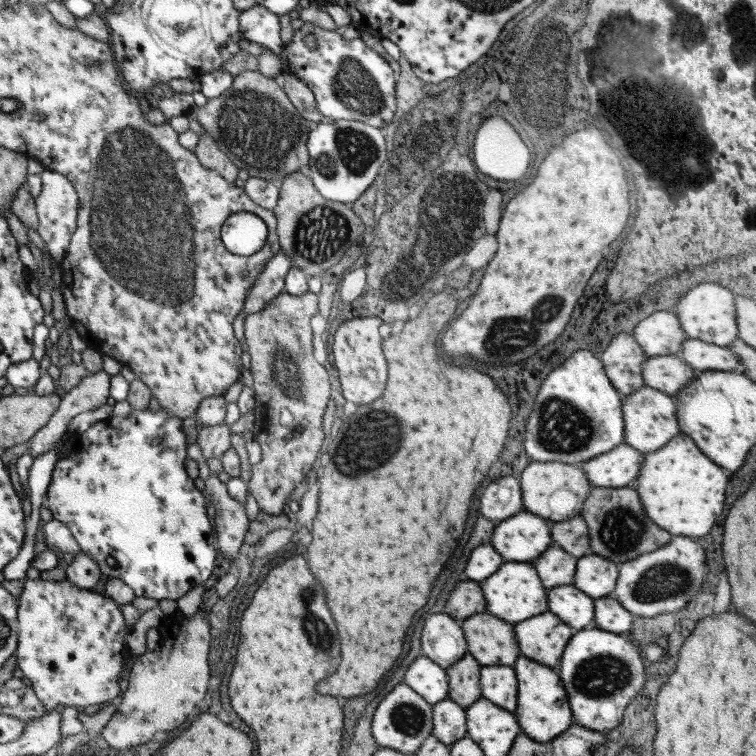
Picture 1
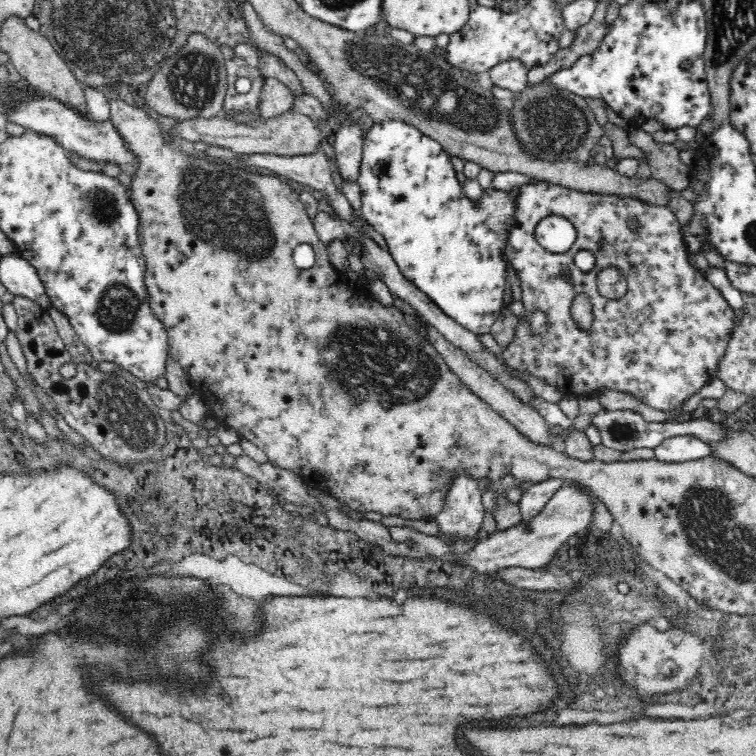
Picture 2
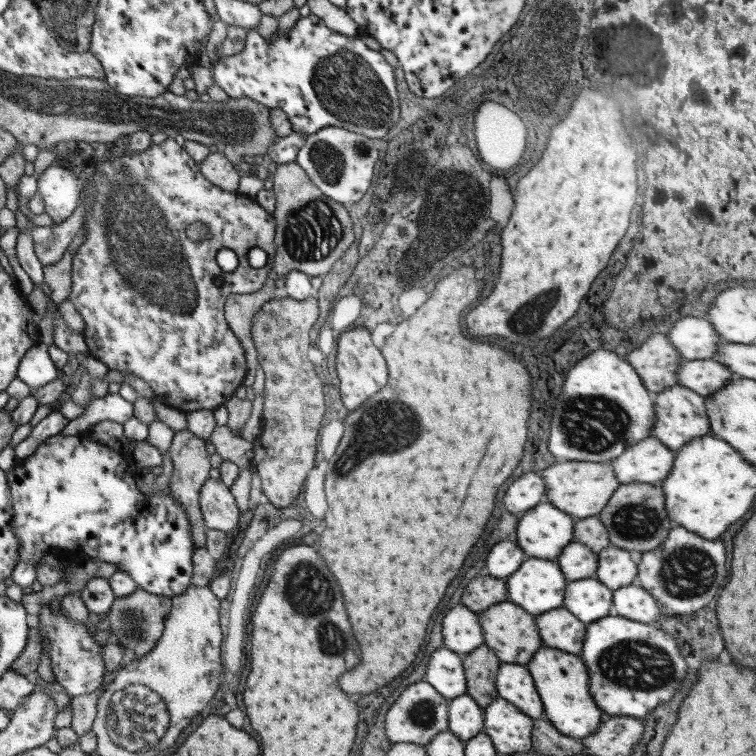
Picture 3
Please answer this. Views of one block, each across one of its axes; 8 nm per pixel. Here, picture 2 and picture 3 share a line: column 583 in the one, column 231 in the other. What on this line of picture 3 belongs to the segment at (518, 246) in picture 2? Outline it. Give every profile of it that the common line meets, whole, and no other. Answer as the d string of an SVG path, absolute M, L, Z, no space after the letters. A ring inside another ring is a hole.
M167 138L167 139L165 139L165 140L163 140L163 142L162 142L162 143L159 143L159 144L153 144L153 143L151 143L151 144L150 144L150 145L149 145L149 146L146 146L146 147L145 147L145 149L143 149L143 150L141 150L141 151L139 151L139 152L137 152L137 153L133 153L133 155L125 155L125 153L123 153L123 154L122 154L122 155L121 155L121 156L112 156L112 155L111 155L111 154L110 154L110 153L109 153L109 157L108 157L108 158L107 158L107 160L103 160L103 161L100 161L100 162L99 162L99 163L98 163L98 164L97 164L97 167L95 167L95 171L93 171L93 174L91 174L91 176L89 176L89 177L88 177L88 178L87 178L87 179L86 179L86 180L89 180L89 182L91 182L91 193L90 193L90 196L88 196L88 202L89 202L89 203L90 203L90 204L88 204L88 208L86 208L86 210L84 210L84 214L83 214L83 226L82 226L82 230L85 230L85 237L83 237L83 243L81 243L81 244L80 244L80 245L79 245L79 246L78 246L78 247L77 247L77 250L76 250L76 251L75 251L75 252L74 252L74 254L73 254L73 255L72 255L72 256L71 256L71 268L70 268L70 274L71 274L71 286L70 286L70 293L69 293L69 296L68 296L68 300L69 300L69 302L71 302L71 304L73 304L73 308L75 308L75 310L77 310L77 314L79 314L79 316L81 316L81 320L83 320L83 324L84 324L84 328L83 328L83 330L82 330L82 334L83 334L83 341L84 341L84 344L85 344L85 347L86 347L86 350L87 350L87 353L88 353L88 356L89 356L89 357L93 357L93 358L96 358L96 359L97 359L97 360L99 360L99 361L101 361L101 362L102 362L102 363L103 363L103 364L104 364L104 365L105 365L105 366L106 366L106 367L107 367L107 368L108 368L108 370L111 370L111 369L113 369L113 370L116 370L116 371L118 371L118 372L123 372L123 371L127 371L127 372L129 372L129 373L133 373L133 375L135 375L135 376L139 376L139 378L141 378L141 379L143 379L143 382L145 382L145 384L147 384L147 385L149 385L149 388L150 388L150 389L151 389L151 392L153 392L153 394L155 394L155 399L156 399L156 400L157 400L157 401L159 401L159 402L160 402L160 403L163 403L163 404L165 404L165 406L168 406L168 407L173 407L173 408L174 408L174 409L177 409L177 410L178 410L178 411L181 411L181 412L182 412L182 413L188 413L188 412L191 412L191 411L194 411L194 410L205 410L205 409L212 409L212 410L214 410L214 409L216 409L216 408L217 408L217 407L218 407L218 406L219 406L219 405L223 405L223 404L224 404L224 402L225 402L225 401L226 401L226 400L227 400L227 399L228 399L228 398L231 398L231 397L232 397L232 396L233 396L233 394L234 394L234 392L235 392L235 391L236 391L236 390L237 390L237 387L238 387L238 386L239 386L239 385L241 385L241 382L242 382L242 380L243 380L243 376L245 376L245 373L246 373L246 361L245 361L245 360L244 360L244 350L243 350L243 346L241 346L241 342L239 342L239 340L237 340L237 337L235 337L235 335L234 335L234 334L233 334L233 332L231 332L231 329L230 329L230 328L229 328L229 327L228 327L228 324L227 324L227 323L226 323L226 322L225 322L225 319L224 319L224 311L223 311L223 306L224 306L224 304L225 304L225 301L226 301L226 300L227 300L227 297L228 297L228 296L229 296L229 295L230 295L230 294L251 294L251 293L253 293L253 292L257 292L257 289L260 289L260 288L261 288L261 286L263 286L263 282L265 282L265 280L267 280L267 278L268 278L268 277L269 277L269 276L270 276L270 275L272 275L272 273L271 273L271 270L272 270L272 268L271 268L271 266L272 266L272 265L273 265L273 262L274 262L274 257L275 257L275 245L274 245L274 242L273 242L273 240L274 240L274 236L275 236L275 233L274 233L274 228L275 228L275 219L274 219L274 218L273 218L273 215L272 215L272 213L268 213L268 212L267 212L267 211L266 211L266 210L263 210L263 208L261 208L261 207L260 207L260 206L259 206L259 205L258 205L258 204L257 204L257 203L256 203L256 202L255 202L255 200L254 200L254 197L253 197L253 196L249 196L249 195L243 195L243 194L242 194L242 193L237 193L237 192L227 192L227 191L224 191L224 190L223 190L223 189L222 189L222 188L219 188L219 187L218 187L218 186L215 186L215 185L214 185L214 184L211 184L211 183L210 183L210 182L209 182L209 181L207 181L207 179L205 179L205 177L203 177L203 175L202 175L202 174L201 174L201 173L200 173L200 171L199 171L199 168L198 168L198 164L197 164L197 163L195 163L195 162L194 162L194 161L193 161L193 160L192 160L192 159L191 159L191 158L190 158L190 157L189 157L189 156L188 156L188 155L187 155L187 154L186 154L186 153L187 153L187 152L185 152L185 149L184 149L184 148L183 148L183 147L182 147L182 146L179 146L179 144L177 144L177 142L175 142L175 141L174 141L174 140L173 140L173 138ZM161 202L167 202L167 204L169 204L169 210L175 210L175 212L173 212L173 214L171 214L171 216L167 216L167 218L165 218L165 210L161 210L161 206L159 206L159 204L161 204ZM192 222L201 222L201 224L205 224L205 226L207 226L207 230L209 230L209 237L207 237L207 239L201 239L201 241L193 241L193 239L189 239L189 237L187 237L187 234L185 234L185 228L188 228L188 226L189 226L189 224L191 224L191 223L192 223ZM220 248L229 248L229 250L232 250L232 251L233 251L233 252L234 252L234 253L235 253L235 254L236 254L236 255L237 255L237 261L238 261L238 264L237 264L237 267L236 267L236 268L235 268L235 269L233 269L233 271L230 271L230 272L224 272L224 271L221 271L221 268L219 268L219 266L217 266L217 264L216 264L216 262L215 262L215 255L216 255L216 254L217 254L217 251L218 251L218 250L219 250L219 249L220 249ZM250 248L261 248L261 250L263 250L263 252L265 252L265 254L267 254L267 261L266 261L266 262L265 262L265 265L264 265L264 266L263 266L263 267L260 267L260 268L252 268L252 267L250 267L250 266L249 266L249 264L248 264L248 262L247 262L247 258L246 258L246 254L247 254L247 251L248 251L248 250L249 250L249 249L250 249ZM214 275L215 275L215 277L216 277L216 276L218 276L218 277L220 277L220 278L221 278L221 284L220 284L220 285L219 285L219 286L214 286L214 285L213 285L213 276L214 276Z

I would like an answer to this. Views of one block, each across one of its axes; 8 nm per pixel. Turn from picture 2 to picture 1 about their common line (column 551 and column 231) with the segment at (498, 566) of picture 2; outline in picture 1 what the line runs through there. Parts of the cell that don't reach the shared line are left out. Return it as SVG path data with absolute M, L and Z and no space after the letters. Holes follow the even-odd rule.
M215 475L204 480L202 492L209 496L209 507L212 511L210 520L216 539L216 550L223 558L234 561L245 539L249 523L244 505L239 504L237 500L231 500L225 484Z

